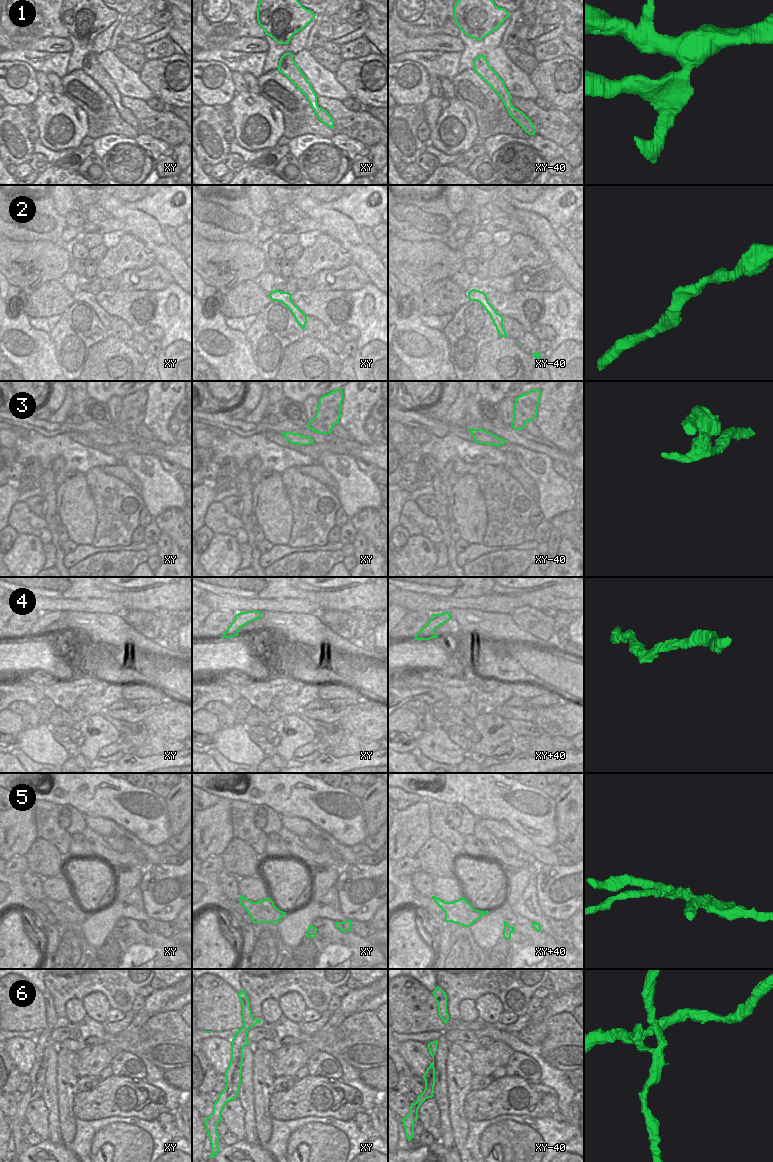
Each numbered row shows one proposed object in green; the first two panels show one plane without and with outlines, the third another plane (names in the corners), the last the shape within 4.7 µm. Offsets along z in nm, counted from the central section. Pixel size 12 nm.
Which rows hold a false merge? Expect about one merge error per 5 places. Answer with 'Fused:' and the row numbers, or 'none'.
Fused: 1, 5, 6

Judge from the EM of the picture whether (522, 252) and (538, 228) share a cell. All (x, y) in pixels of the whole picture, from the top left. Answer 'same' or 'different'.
different

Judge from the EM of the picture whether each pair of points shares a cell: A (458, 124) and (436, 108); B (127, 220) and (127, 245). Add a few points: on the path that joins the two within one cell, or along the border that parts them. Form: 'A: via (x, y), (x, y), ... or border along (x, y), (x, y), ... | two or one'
A: via (457, 117), (451, 115), (443, 107) | one
B: border along (125, 232), (139, 238), (147, 246) | two

